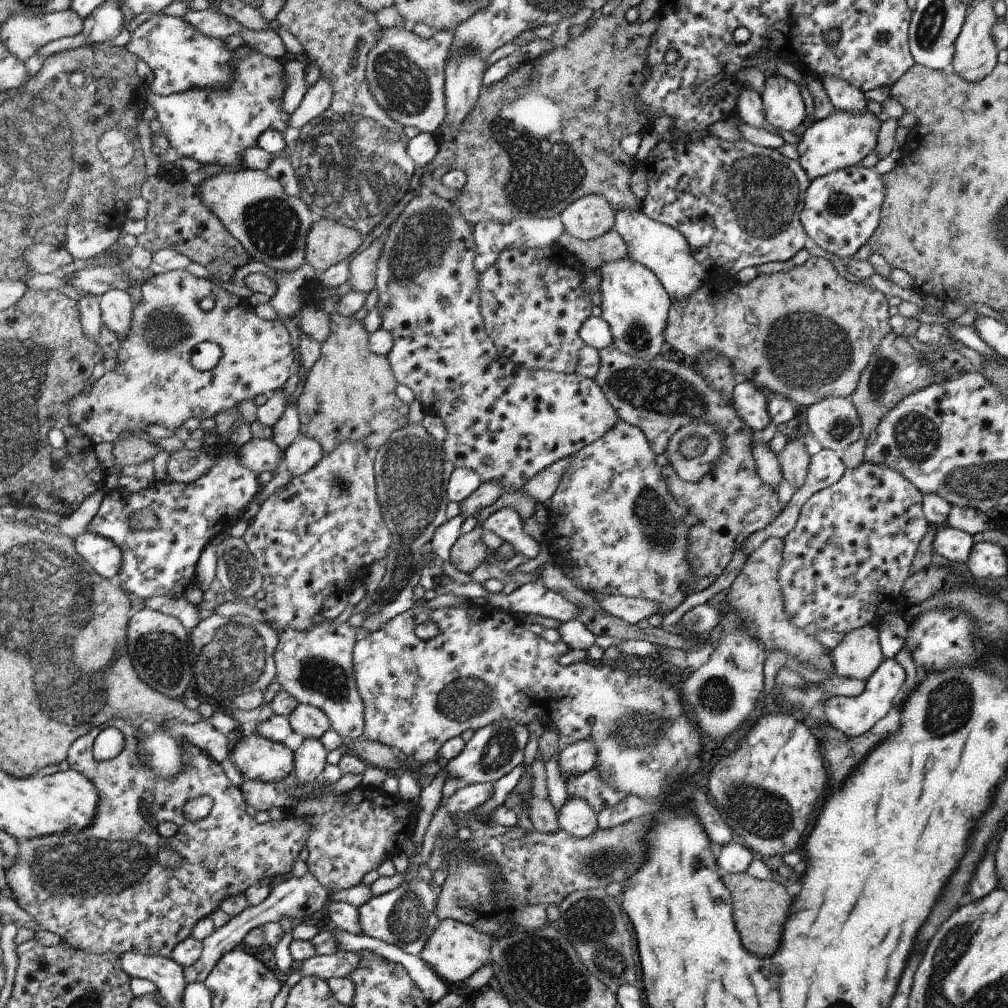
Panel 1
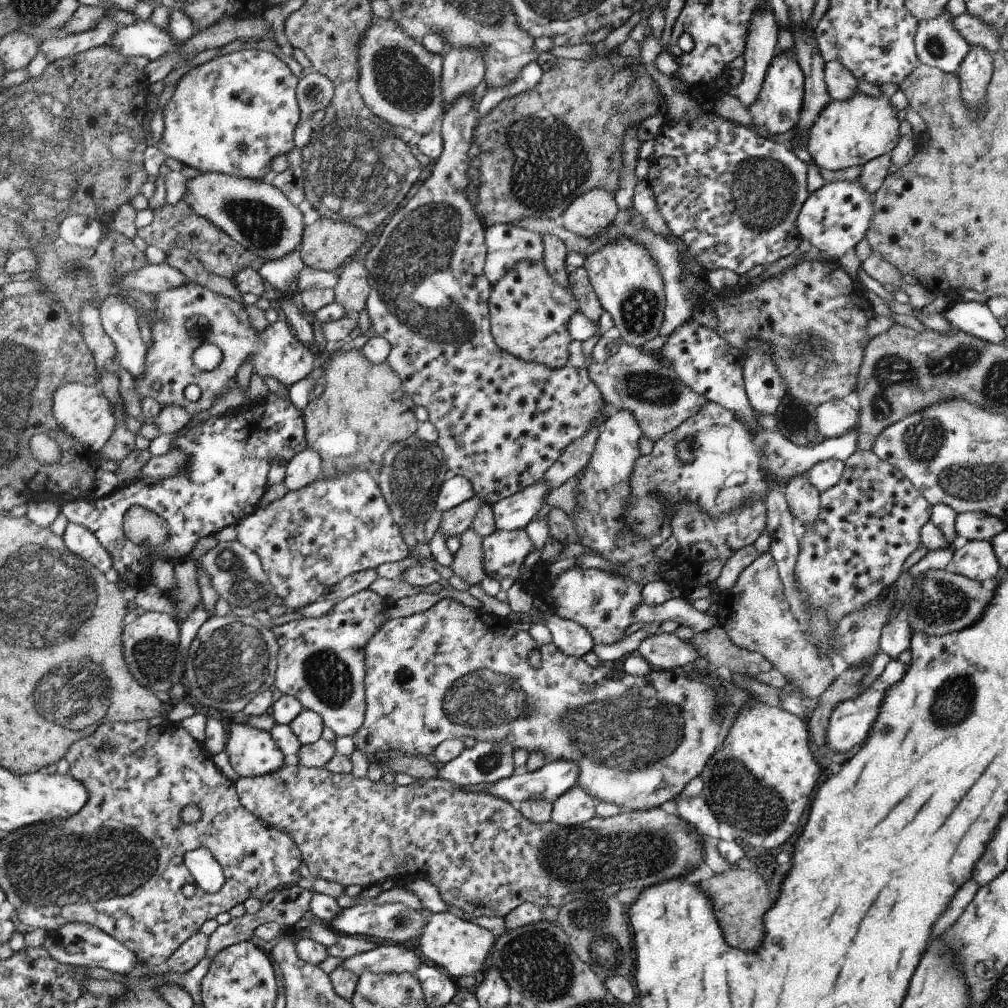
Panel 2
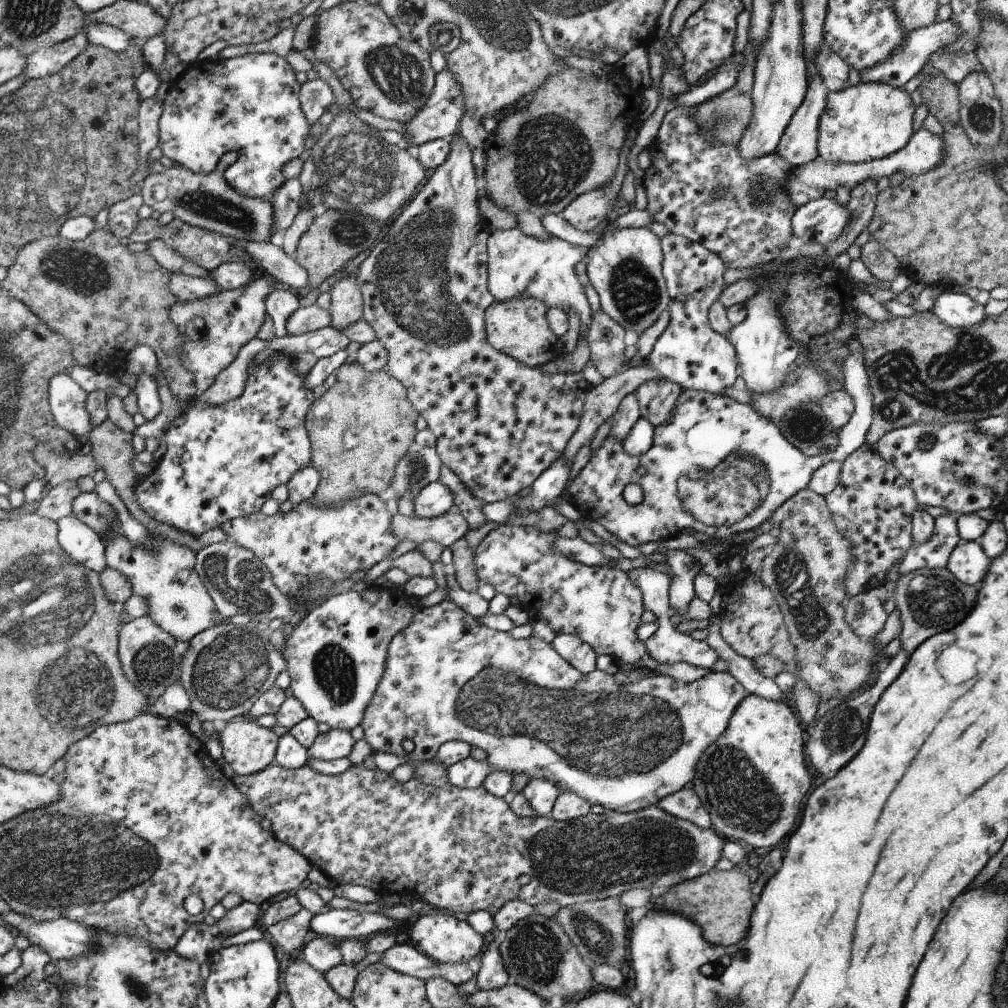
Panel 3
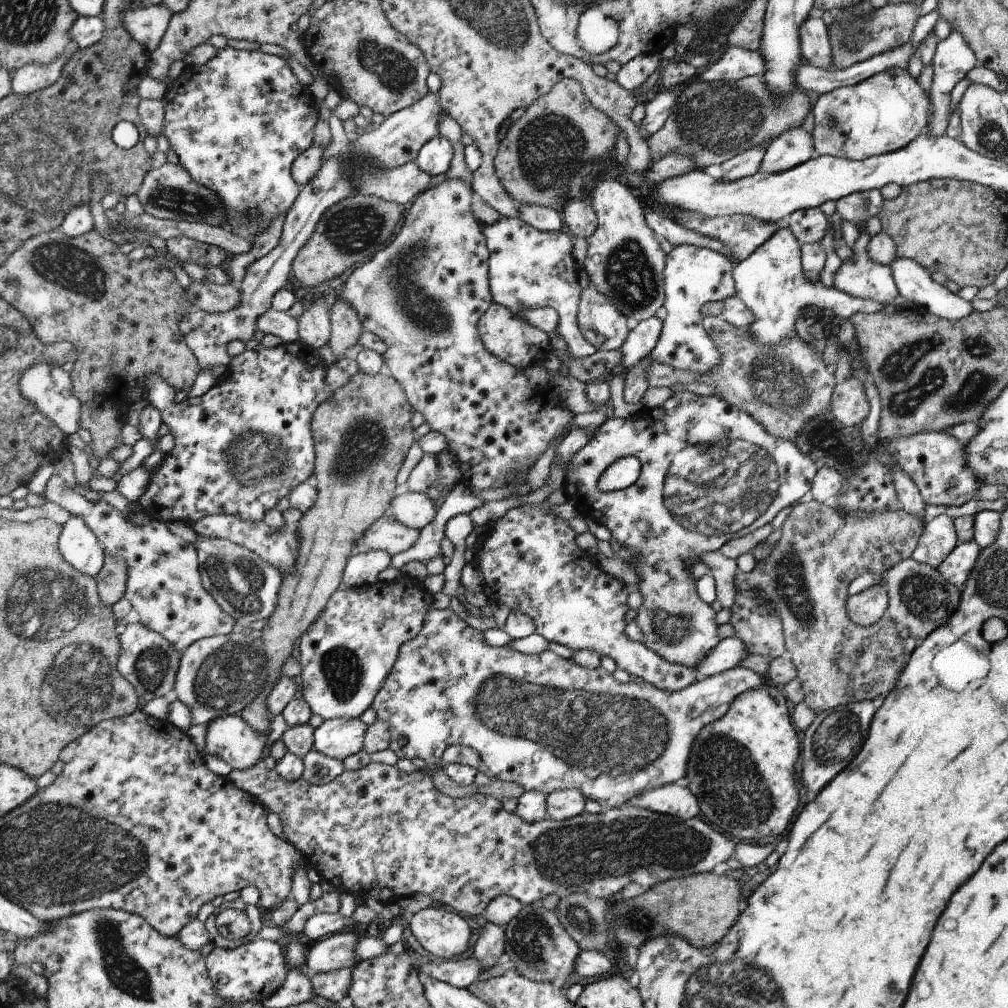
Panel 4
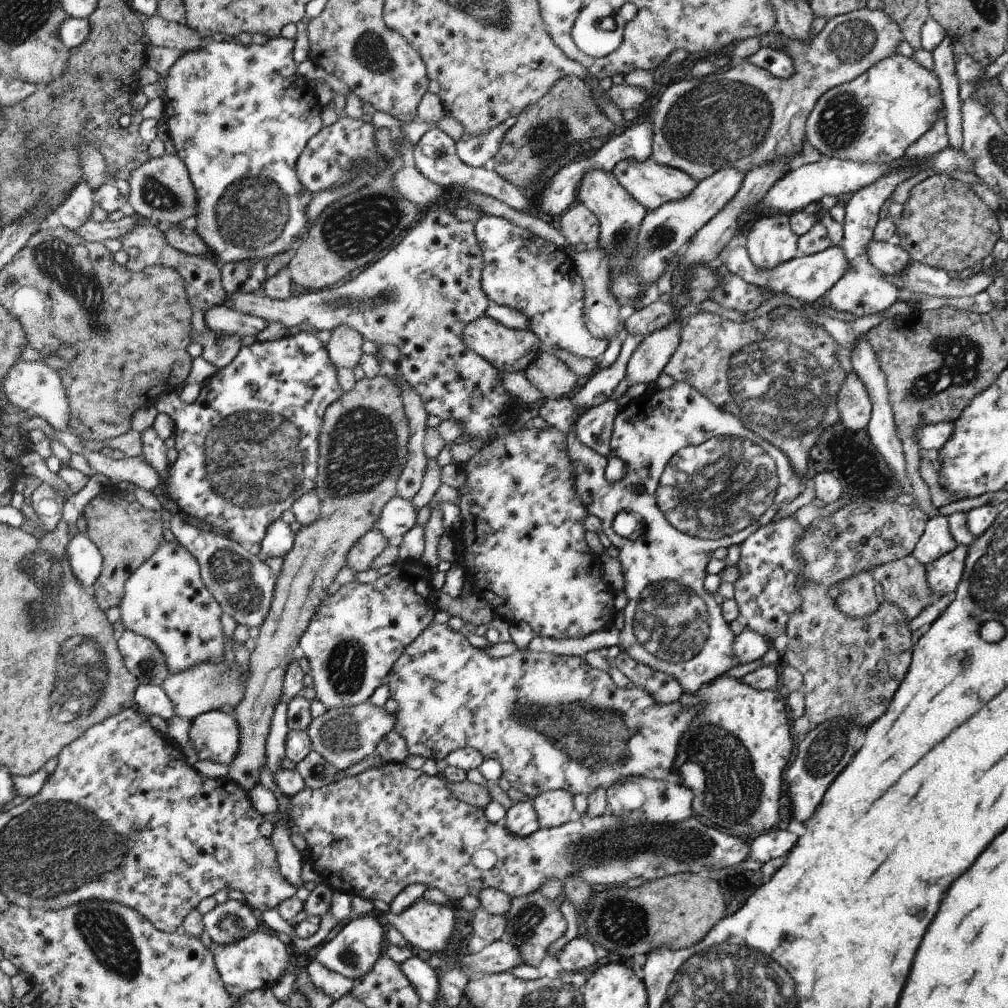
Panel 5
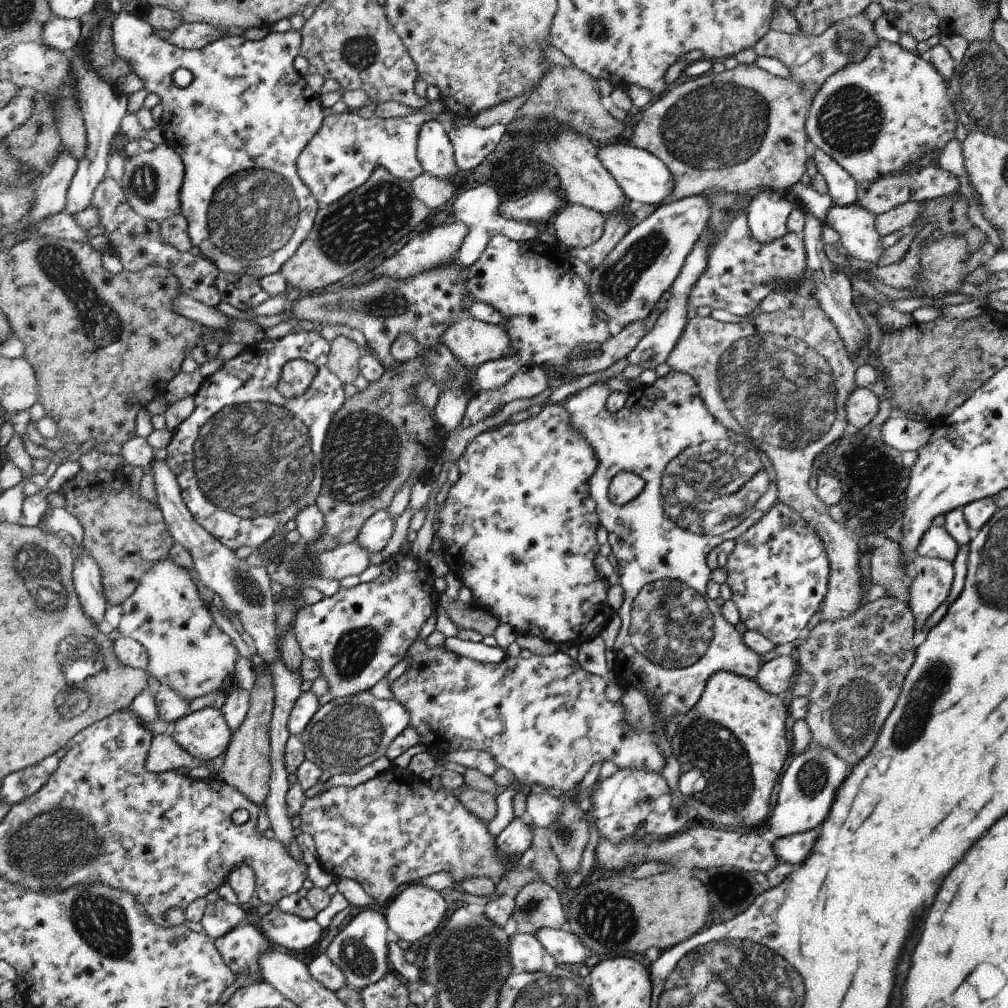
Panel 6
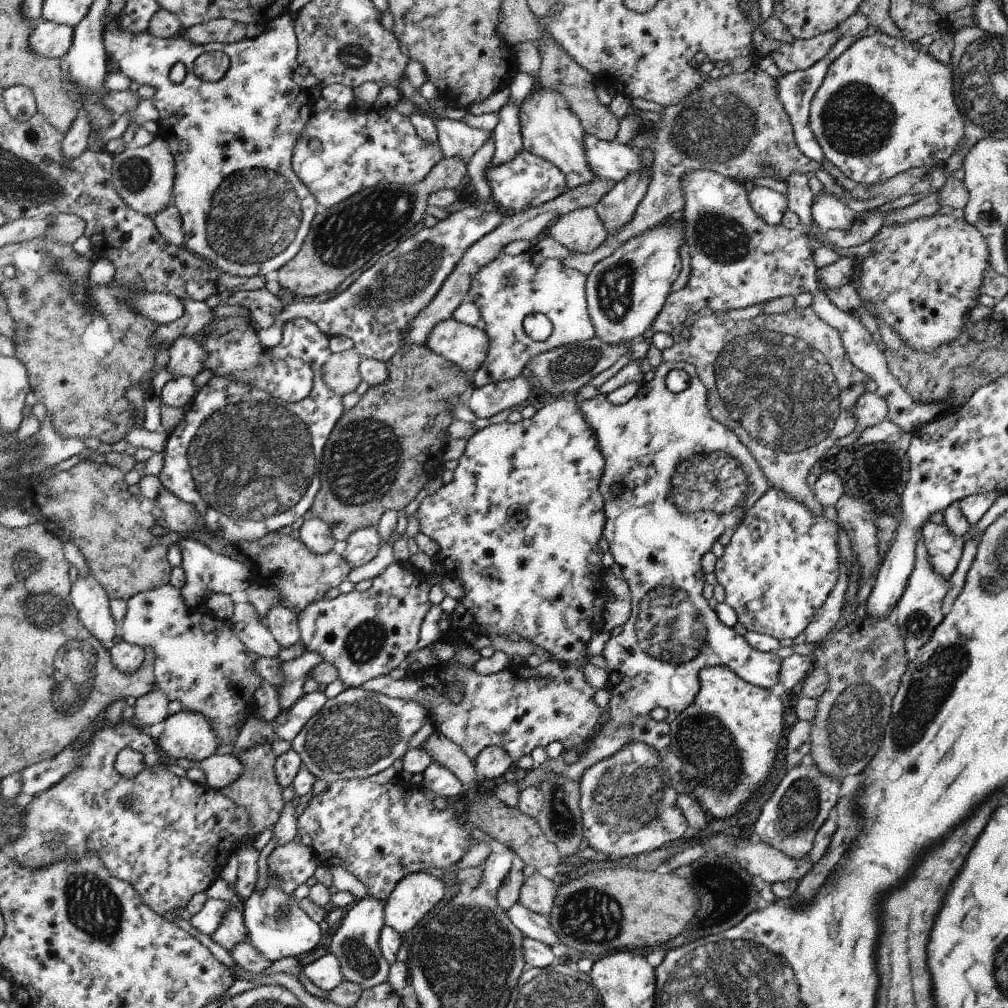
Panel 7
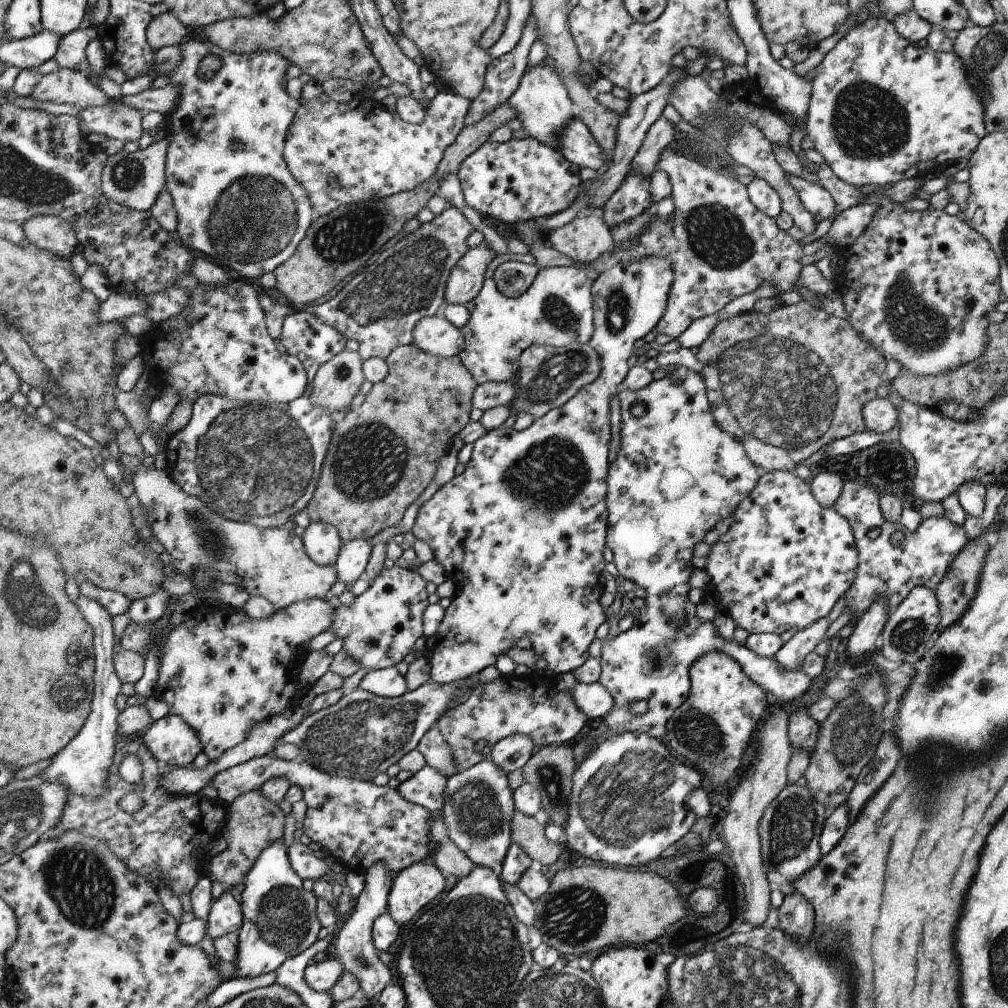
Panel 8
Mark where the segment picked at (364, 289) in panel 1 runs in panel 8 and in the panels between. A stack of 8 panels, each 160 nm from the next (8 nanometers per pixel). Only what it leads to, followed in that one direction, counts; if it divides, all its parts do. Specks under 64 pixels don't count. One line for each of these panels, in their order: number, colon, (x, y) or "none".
2: (351, 291)
3: (346, 307)
4: (346, 328)
5: (345, 346)
6: (345, 354)
7: (341, 372)
8: (337, 382)

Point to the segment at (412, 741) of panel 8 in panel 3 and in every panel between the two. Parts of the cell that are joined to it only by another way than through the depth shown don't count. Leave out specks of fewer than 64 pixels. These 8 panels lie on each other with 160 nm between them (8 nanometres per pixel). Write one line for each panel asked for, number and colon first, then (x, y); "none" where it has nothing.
3: (335, 744)
4: (340, 737)
5: (345, 735)
6: (346, 734)
7: (358, 733)

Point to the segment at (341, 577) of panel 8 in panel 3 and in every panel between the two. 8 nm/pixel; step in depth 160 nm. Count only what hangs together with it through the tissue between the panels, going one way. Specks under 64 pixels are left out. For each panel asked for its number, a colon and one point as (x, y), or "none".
3: (432, 501)
4: (415, 510)
5: (398, 516)
6: (377, 531)
7: (361, 546)

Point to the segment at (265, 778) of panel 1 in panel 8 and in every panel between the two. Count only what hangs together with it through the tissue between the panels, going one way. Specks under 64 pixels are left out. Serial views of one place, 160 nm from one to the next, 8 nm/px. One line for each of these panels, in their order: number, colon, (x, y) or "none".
2: (253, 752)
3: (248, 747)
4: (229, 737)
5: (215, 735)
6: (205, 734)
7: (187, 735)
8: (172, 740)

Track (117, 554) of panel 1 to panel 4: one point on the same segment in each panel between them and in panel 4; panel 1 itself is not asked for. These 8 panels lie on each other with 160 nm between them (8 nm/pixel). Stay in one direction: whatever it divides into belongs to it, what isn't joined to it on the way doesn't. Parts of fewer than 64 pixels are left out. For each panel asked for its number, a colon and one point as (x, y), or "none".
2: (76, 538)
3: (76, 539)
4: (78, 544)

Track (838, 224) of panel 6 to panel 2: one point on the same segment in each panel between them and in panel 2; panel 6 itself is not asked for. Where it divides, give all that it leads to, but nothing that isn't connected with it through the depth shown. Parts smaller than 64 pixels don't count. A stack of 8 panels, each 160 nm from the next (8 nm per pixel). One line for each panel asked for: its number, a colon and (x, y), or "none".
2: (972, 317)
3: (958, 310)
4: (914, 282)
5: (889, 259)

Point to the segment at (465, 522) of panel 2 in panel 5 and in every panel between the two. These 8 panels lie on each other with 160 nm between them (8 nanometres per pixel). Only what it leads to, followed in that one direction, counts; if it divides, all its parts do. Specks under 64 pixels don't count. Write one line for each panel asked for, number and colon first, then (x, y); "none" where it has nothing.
3: (446, 529)
4: (386, 534)
5: (360, 557)

